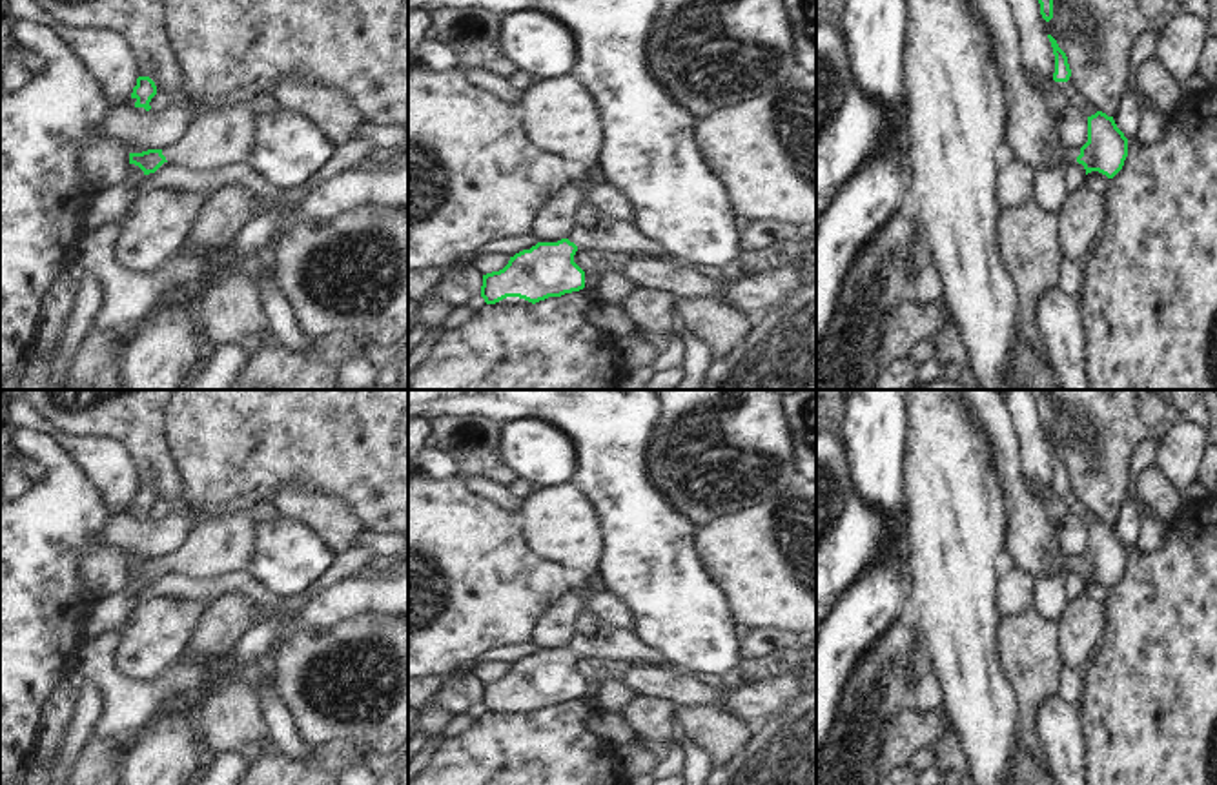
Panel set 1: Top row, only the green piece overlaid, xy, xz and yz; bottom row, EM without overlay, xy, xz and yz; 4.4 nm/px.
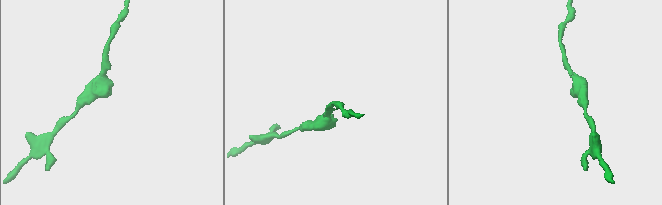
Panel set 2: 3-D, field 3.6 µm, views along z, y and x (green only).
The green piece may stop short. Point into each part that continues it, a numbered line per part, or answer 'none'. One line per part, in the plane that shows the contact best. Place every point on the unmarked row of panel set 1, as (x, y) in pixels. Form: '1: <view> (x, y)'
1: yz (1050, 600)

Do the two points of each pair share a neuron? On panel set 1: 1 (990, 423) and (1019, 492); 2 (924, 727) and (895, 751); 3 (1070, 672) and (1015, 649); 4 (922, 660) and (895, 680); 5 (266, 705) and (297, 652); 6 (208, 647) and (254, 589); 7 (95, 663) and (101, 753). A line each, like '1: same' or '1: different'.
1: same
2: same
3: different
4: different
5: different
6: different
7: different

